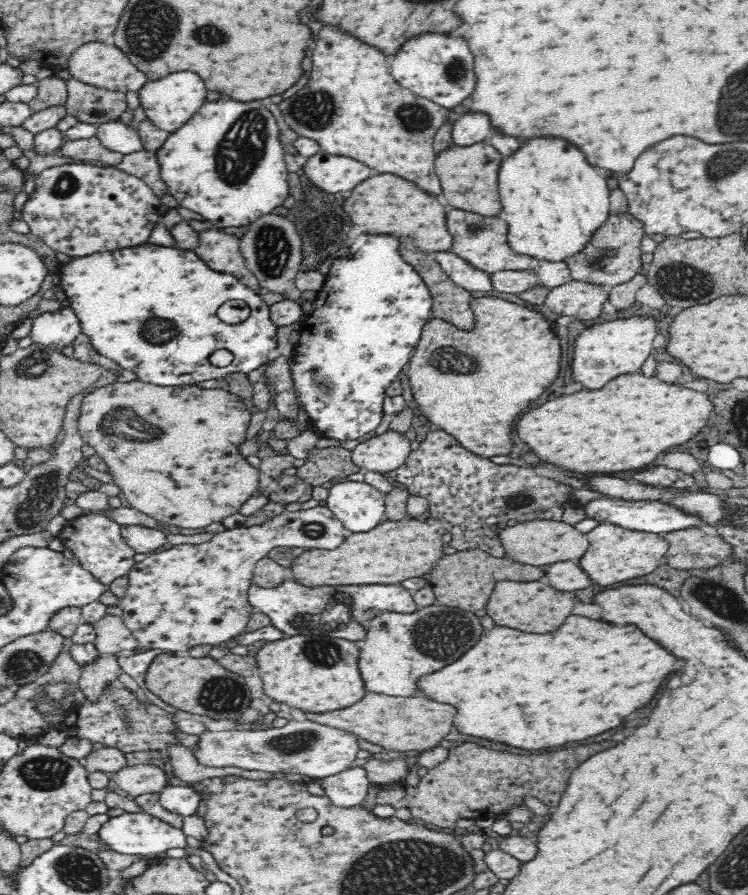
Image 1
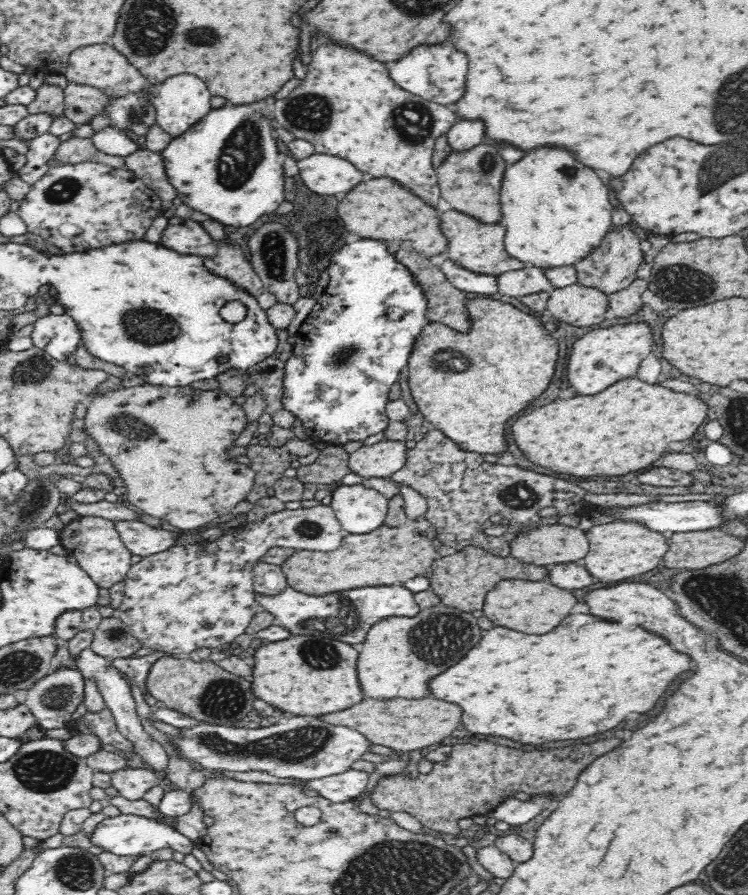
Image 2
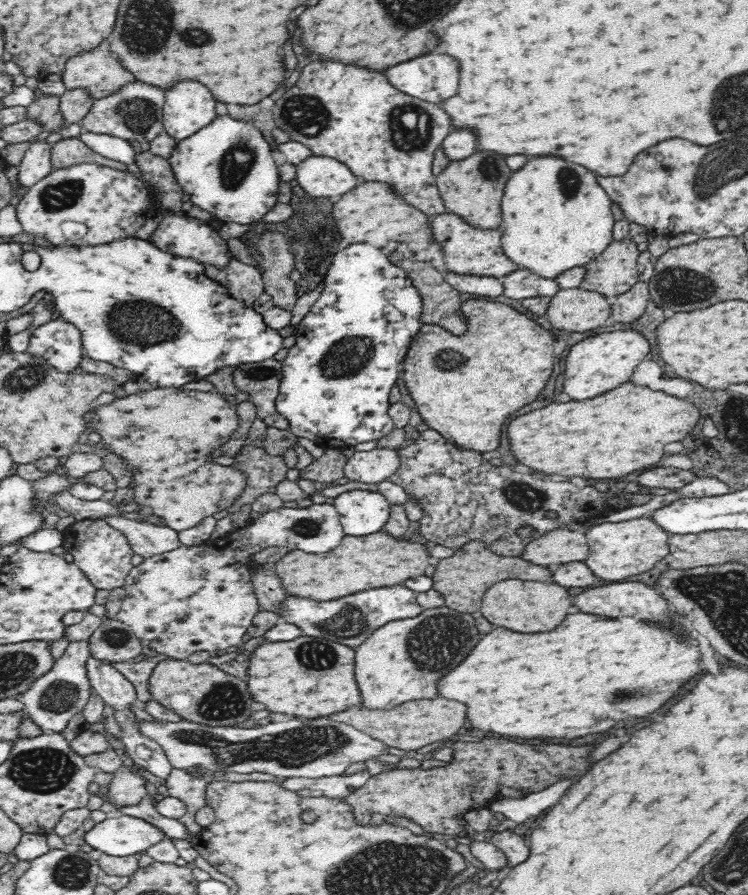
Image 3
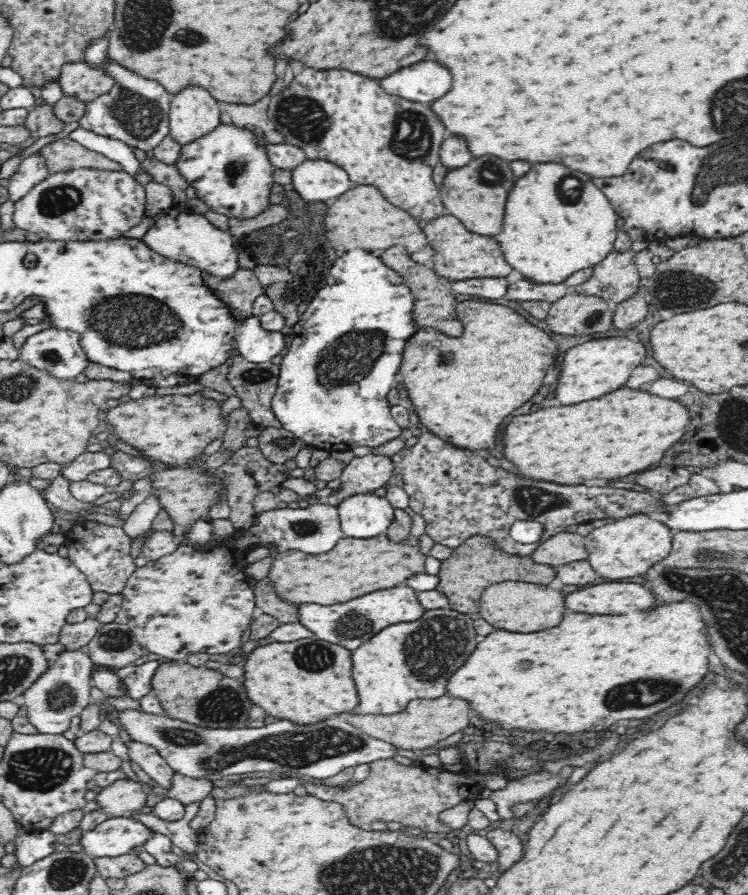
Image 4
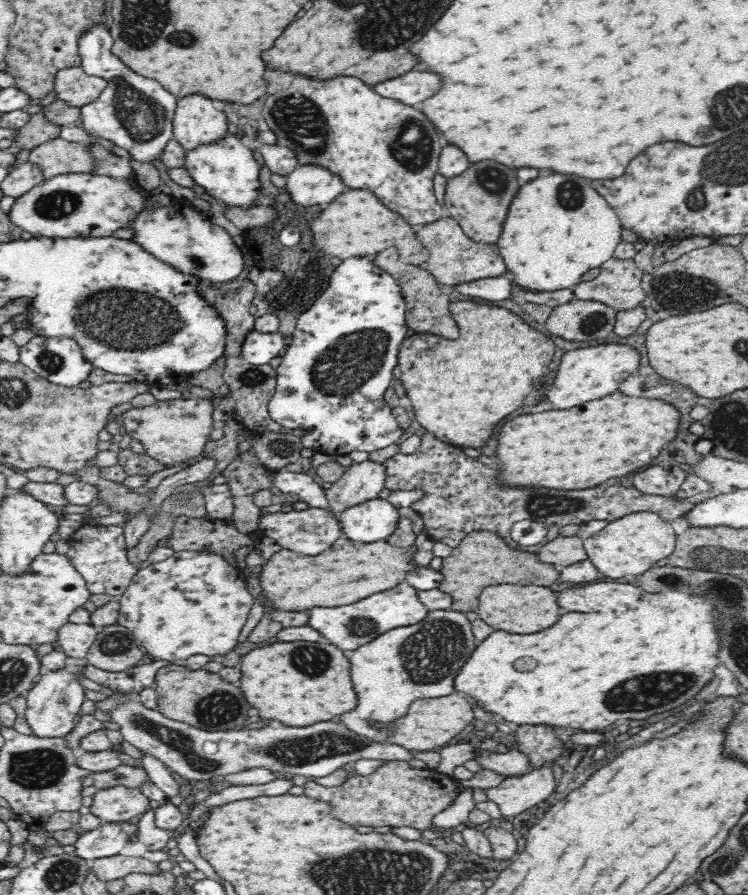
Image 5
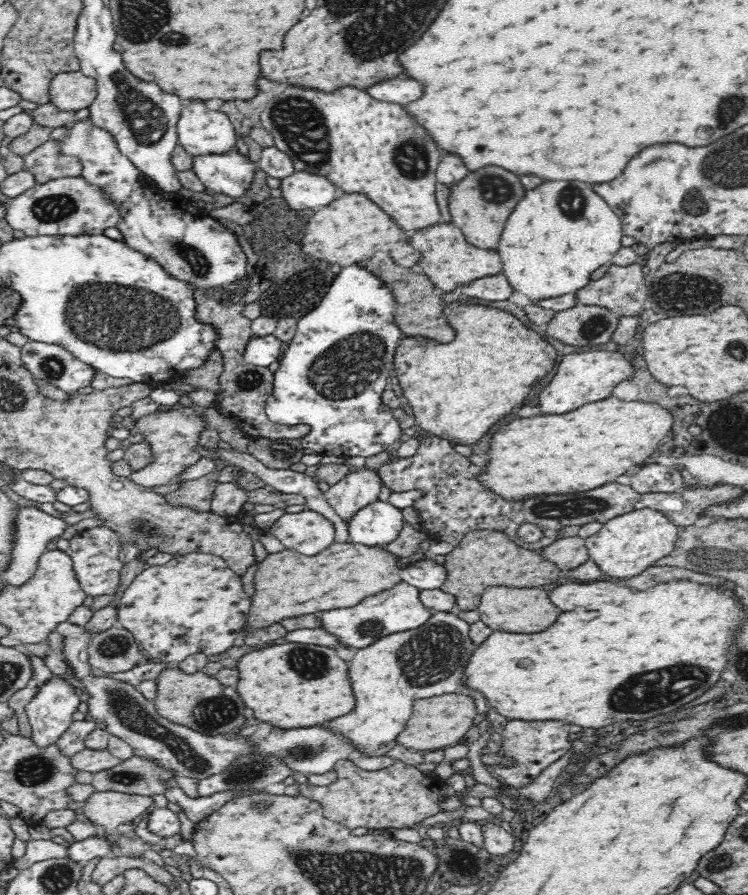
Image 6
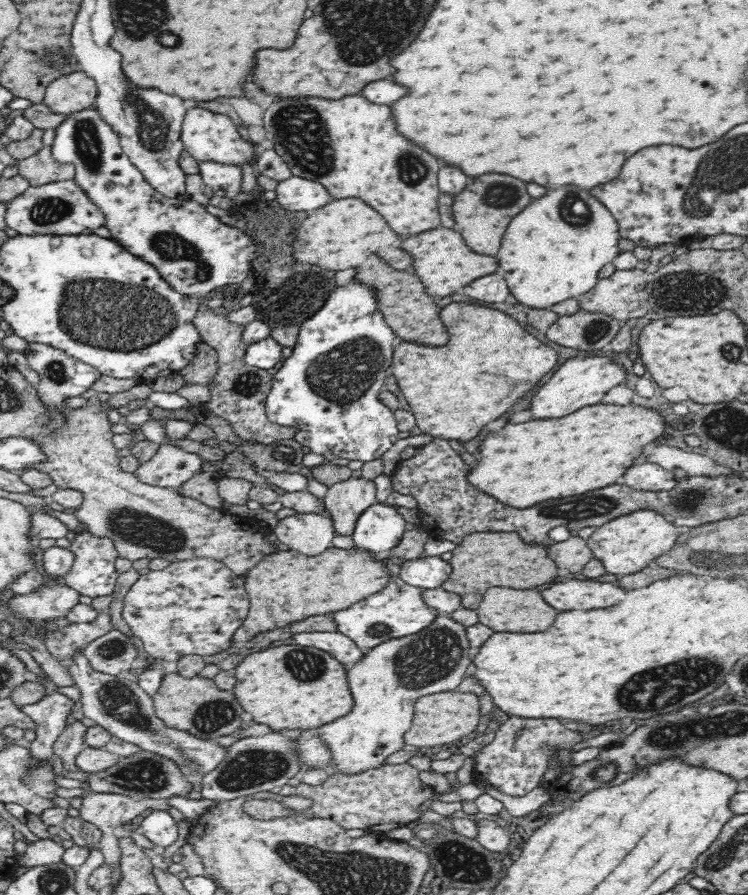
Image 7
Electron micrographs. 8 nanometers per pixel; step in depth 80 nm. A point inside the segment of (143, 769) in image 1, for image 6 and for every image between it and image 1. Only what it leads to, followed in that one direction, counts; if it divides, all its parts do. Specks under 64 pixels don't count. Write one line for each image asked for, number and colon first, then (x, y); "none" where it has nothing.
2: (132, 783)
3: (127, 788)
4: (123, 798)
5: (119, 804)
6: (112, 811)

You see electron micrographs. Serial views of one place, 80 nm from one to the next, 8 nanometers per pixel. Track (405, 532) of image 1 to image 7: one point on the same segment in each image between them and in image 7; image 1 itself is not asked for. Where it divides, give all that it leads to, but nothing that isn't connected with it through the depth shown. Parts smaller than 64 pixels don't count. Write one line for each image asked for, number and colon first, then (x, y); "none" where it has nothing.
2: (387, 556)
3: (358, 563)
4: (354, 567)
5: (348, 571)
6: (287, 584)
7: (286, 587)

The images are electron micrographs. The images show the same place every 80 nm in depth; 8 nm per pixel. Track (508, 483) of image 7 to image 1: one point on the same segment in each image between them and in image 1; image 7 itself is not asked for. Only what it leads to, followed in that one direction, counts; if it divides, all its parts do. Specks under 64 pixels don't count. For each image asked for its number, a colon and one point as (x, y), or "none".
1: (627, 425)
2: (627, 427)
3: (625, 430)
4: (625, 431)
5: (575, 449)
6: (592, 446)

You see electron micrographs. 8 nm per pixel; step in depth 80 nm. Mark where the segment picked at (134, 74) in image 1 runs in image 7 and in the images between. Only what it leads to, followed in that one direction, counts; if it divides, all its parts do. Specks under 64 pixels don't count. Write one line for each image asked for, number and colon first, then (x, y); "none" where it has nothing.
2: (101, 66)
3: (97, 71)
4: (79, 80)
5: (72, 85)
6: (72, 91)
7: (68, 93)

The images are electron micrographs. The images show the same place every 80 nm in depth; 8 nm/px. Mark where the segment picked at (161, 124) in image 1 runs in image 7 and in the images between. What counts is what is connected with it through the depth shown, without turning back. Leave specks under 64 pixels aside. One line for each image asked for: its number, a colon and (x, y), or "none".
2: (180, 102)
3: (189, 107)
4: (193, 114)
5: (196, 122)
6: (201, 131)
7: (206, 136)

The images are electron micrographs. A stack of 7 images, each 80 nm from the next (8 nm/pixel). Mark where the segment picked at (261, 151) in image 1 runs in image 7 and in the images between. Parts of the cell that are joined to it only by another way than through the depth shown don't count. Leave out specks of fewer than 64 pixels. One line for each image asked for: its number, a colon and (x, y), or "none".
2: (225, 166)
3: (227, 167)
4: (232, 175)
5: (227, 170)
6: (231, 174)
7: (219, 177)

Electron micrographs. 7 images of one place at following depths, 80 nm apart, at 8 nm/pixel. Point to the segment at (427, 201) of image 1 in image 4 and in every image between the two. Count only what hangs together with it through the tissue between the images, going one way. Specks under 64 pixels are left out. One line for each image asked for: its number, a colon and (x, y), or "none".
2: (381, 209)
3: (370, 213)
4: (360, 218)

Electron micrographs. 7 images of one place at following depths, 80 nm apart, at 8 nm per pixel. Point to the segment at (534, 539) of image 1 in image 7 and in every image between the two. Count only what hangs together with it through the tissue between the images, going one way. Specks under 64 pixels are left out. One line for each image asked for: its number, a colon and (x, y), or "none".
2: (550, 544)
3: (559, 546)
4: (564, 547)
5: (561, 551)
6: (568, 552)
7: (573, 554)

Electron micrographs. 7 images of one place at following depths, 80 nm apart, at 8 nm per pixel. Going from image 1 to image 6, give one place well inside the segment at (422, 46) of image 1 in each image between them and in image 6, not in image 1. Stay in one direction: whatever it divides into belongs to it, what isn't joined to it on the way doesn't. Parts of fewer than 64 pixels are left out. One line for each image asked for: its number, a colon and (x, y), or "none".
2: (437, 73)
3: (434, 77)
4: (426, 81)
5: (416, 85)
6: (402, 90)

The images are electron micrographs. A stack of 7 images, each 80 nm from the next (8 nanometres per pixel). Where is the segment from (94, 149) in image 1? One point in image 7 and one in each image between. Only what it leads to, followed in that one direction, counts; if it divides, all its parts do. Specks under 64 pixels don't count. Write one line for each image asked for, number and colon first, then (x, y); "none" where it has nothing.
2: (75, 150)
3: (67, 152)
4: (61, 155)
5: (56, 157)
6: (45, 163)
7: (39, 169)

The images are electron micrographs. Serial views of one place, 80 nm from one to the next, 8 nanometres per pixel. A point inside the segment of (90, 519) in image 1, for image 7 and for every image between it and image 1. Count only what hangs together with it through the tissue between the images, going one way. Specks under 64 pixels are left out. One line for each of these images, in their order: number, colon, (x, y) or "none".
2: (94, 542)
3: (103, 554)
4: (102, 553)
5: (99, 554)
6: (95, 553)
7: (93, 574)

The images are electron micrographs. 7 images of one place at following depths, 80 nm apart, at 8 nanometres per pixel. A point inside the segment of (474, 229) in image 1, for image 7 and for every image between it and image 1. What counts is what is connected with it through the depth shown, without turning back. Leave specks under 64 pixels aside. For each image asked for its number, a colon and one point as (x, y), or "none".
2: (475, 246)
3: (466, 251)
4: (459, 254)
5: (453, 258)
6: (448, 260)
7: (440, 257)

